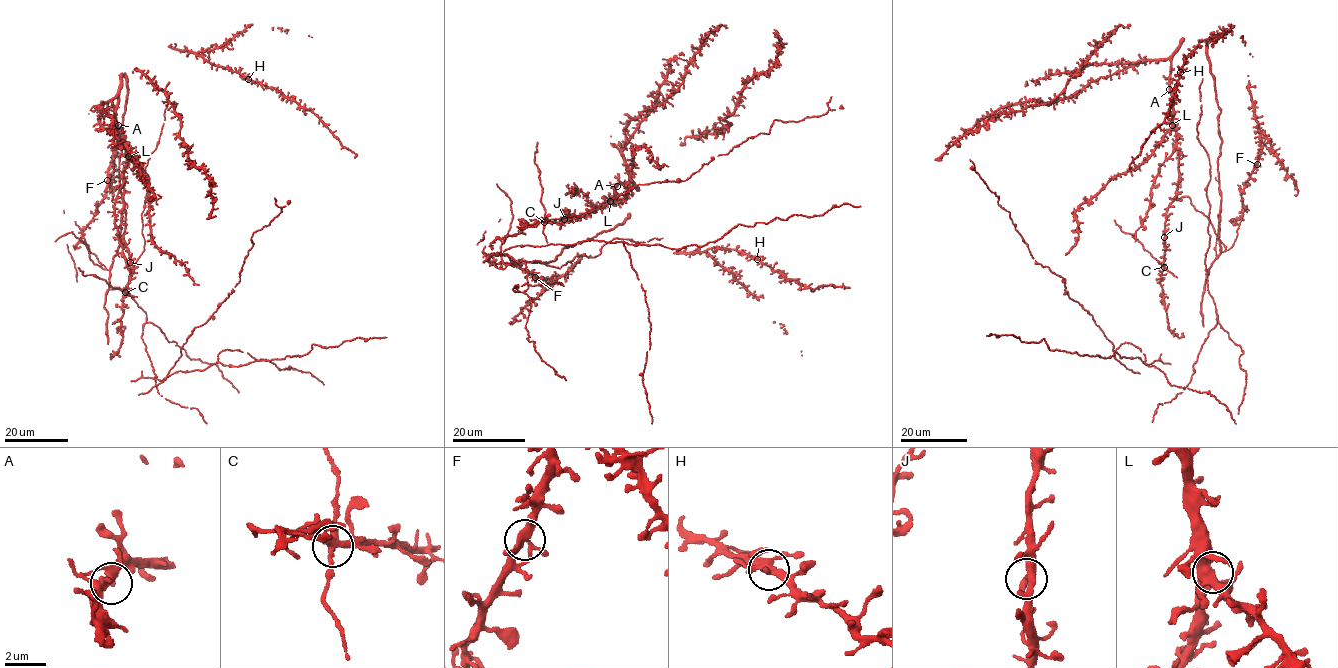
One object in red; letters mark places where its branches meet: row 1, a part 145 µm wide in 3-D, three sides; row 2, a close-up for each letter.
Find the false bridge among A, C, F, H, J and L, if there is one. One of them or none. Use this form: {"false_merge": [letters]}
{"false_merge": []}

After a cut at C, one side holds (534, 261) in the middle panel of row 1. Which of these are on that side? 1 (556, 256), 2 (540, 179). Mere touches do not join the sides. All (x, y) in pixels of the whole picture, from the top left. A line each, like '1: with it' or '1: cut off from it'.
1: with it
2: cut off from it

